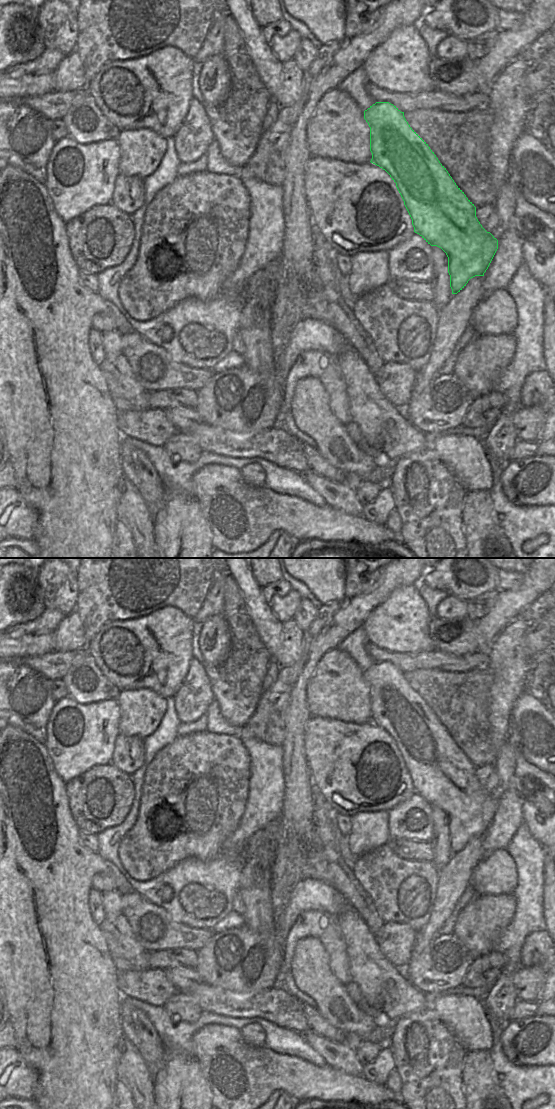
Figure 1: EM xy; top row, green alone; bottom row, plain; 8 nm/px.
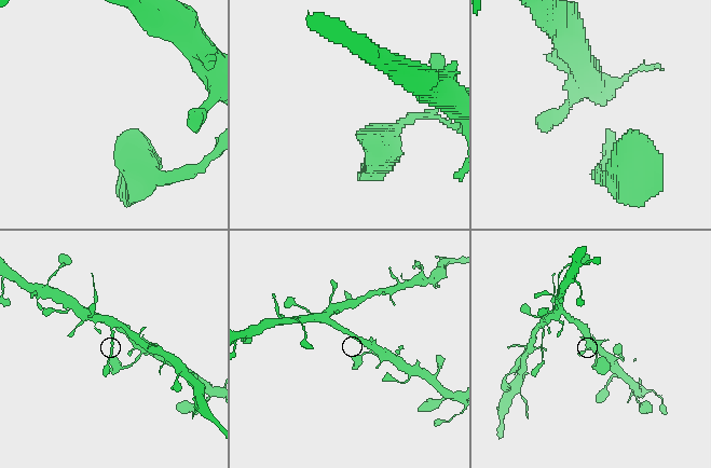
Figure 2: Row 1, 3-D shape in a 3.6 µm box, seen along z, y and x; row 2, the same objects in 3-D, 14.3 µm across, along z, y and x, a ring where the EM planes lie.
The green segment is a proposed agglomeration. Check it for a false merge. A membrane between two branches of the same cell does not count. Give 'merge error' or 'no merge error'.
no merge error

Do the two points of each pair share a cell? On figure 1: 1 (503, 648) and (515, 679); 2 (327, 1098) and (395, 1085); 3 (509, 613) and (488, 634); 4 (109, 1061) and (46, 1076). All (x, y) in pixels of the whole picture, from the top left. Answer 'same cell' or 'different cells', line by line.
1: same cell
2: different cells
3: same cell
4: same cell

